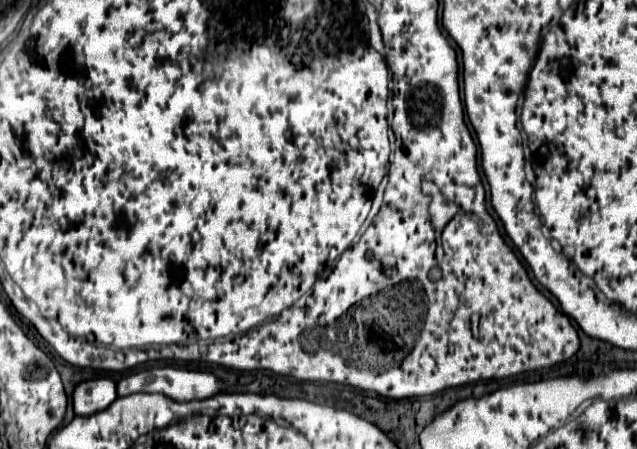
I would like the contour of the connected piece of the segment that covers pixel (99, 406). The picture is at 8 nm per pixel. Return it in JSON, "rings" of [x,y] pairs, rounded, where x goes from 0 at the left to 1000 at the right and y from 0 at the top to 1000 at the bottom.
{"rings":[[[176,844],[129,849],[113,880],[119,924],[148,924],[173,906],[182,889],[182,853]]]}

